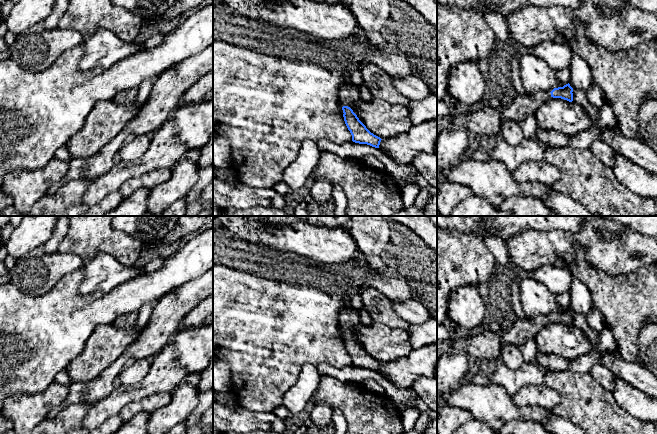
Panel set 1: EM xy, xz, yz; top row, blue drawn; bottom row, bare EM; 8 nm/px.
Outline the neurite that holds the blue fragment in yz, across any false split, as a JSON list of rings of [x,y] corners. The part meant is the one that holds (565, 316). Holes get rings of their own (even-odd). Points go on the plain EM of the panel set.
[[[568,307],[563,311],[554,312],[551,316],[541,315],[530,319],[518,319],[508,331],[501,334],[502,347],[510,343],[521,347],[528,339],[534,338],[551,321],[572,326],[572,316],[573,312]]]

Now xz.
[[[349,296],[340,297],[343,310],[339,315],[345,348],[352,359],[352,365],[379,372],[381,362],[371,357],[349,331],[361,324],[359,311],[352,307]]]

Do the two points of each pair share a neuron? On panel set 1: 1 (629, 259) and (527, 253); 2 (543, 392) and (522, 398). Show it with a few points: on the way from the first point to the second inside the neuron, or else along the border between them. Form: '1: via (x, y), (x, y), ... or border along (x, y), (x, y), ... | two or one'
1: via (604, 253), (591, 241), (567, 241), (552, 247) | one
2: via (538, 395), (527, 396) | one

